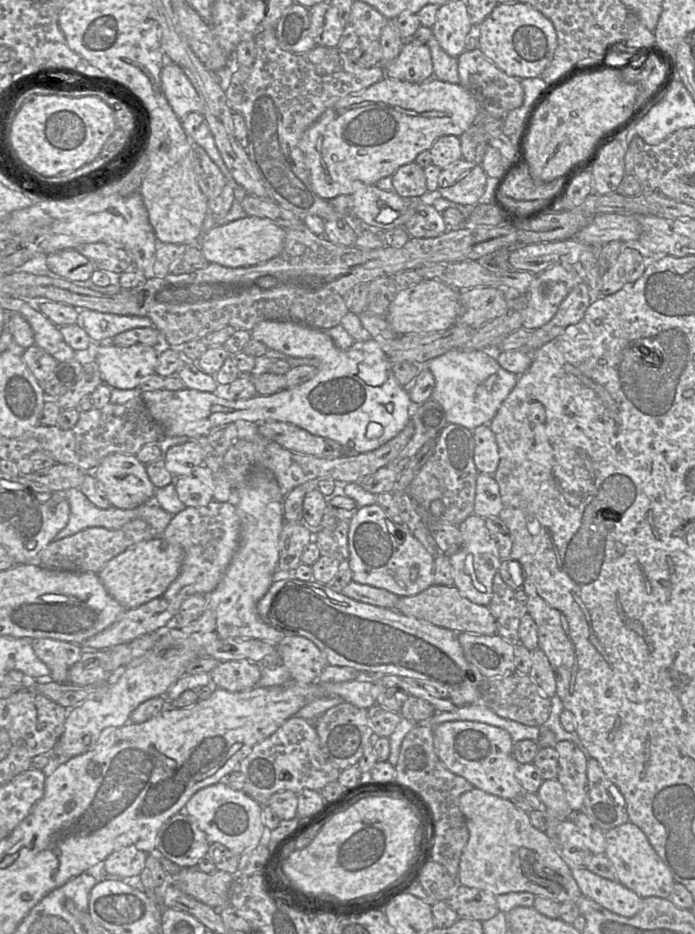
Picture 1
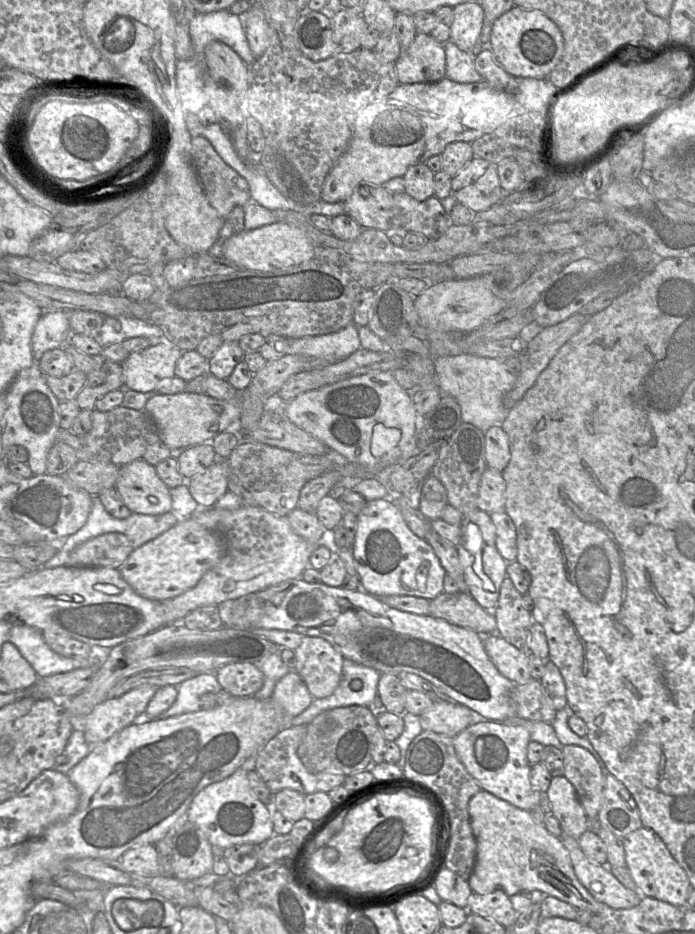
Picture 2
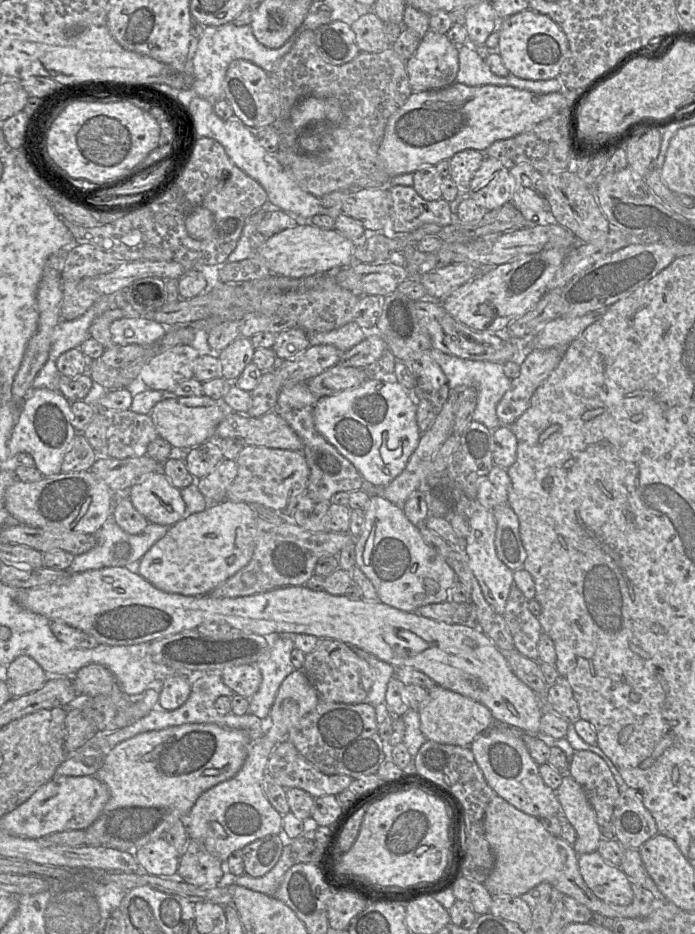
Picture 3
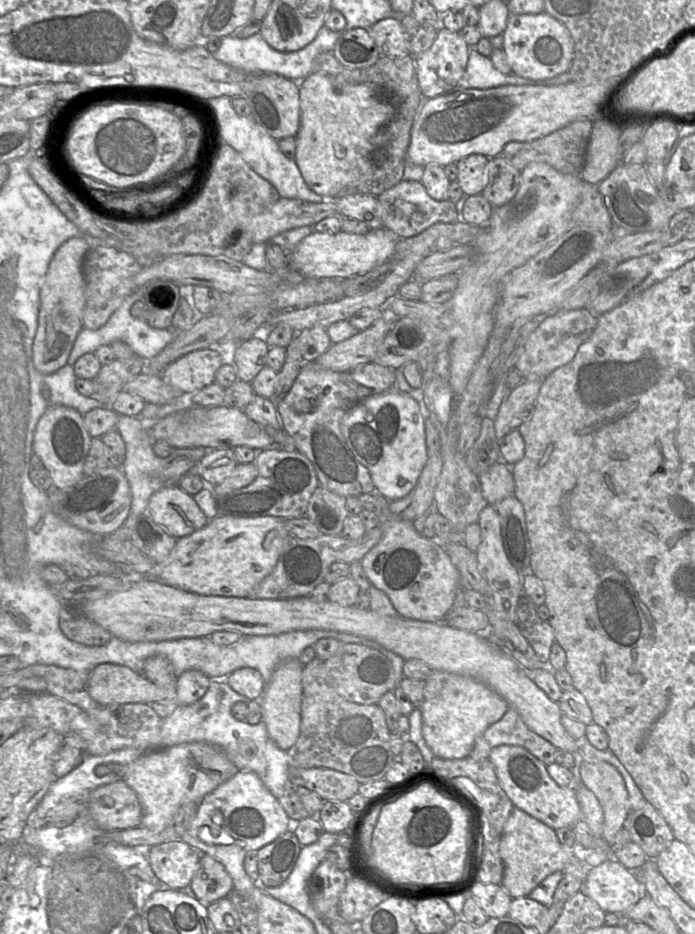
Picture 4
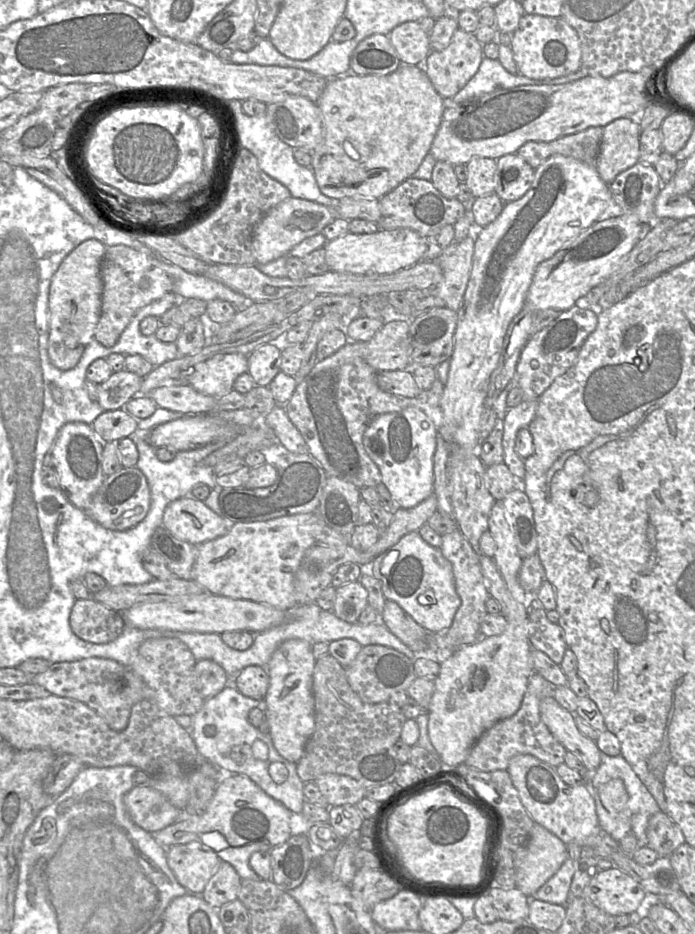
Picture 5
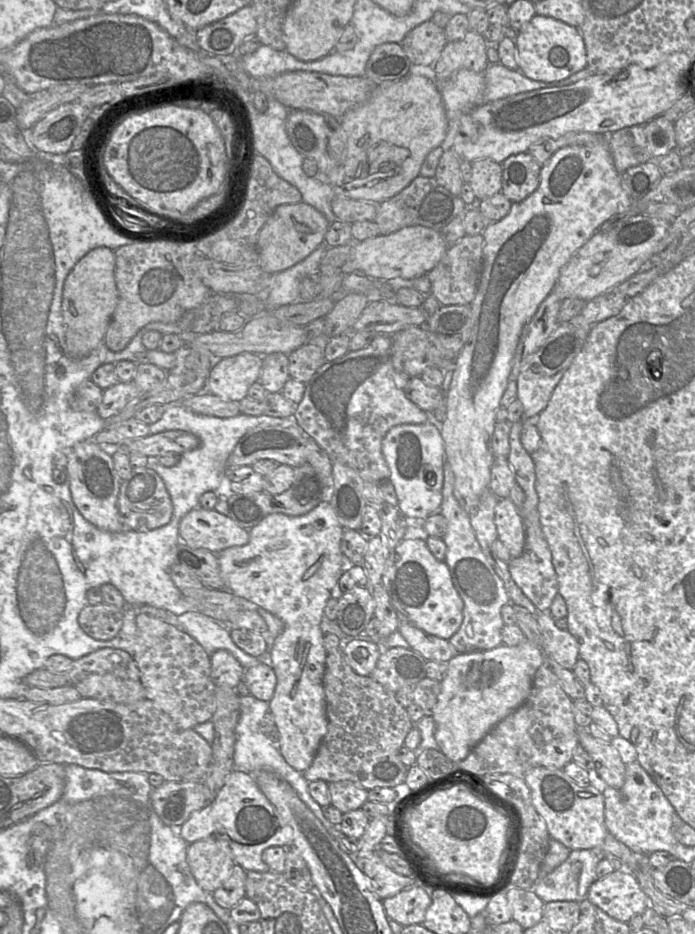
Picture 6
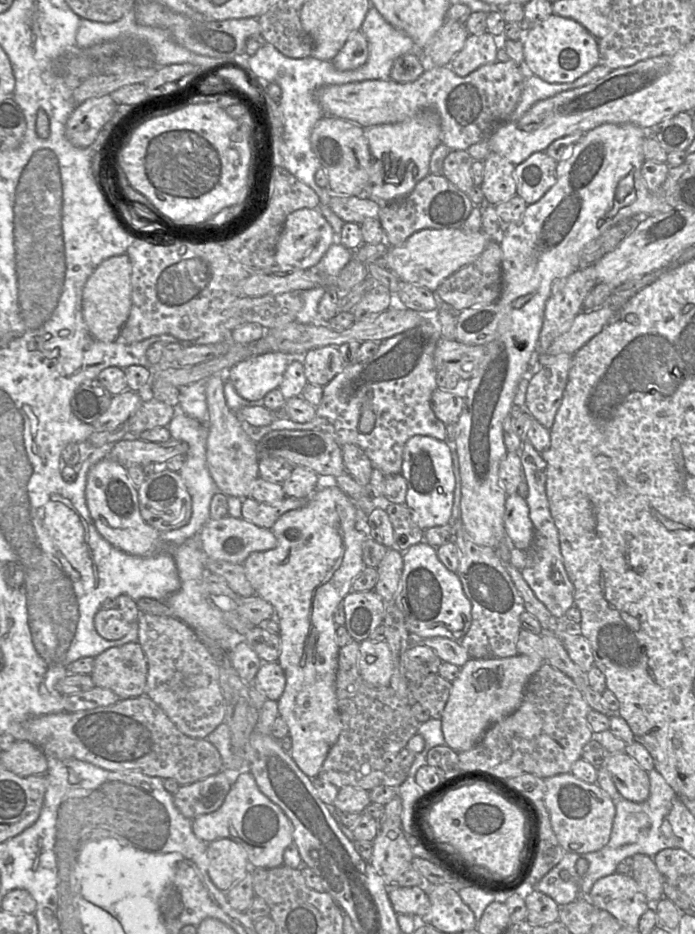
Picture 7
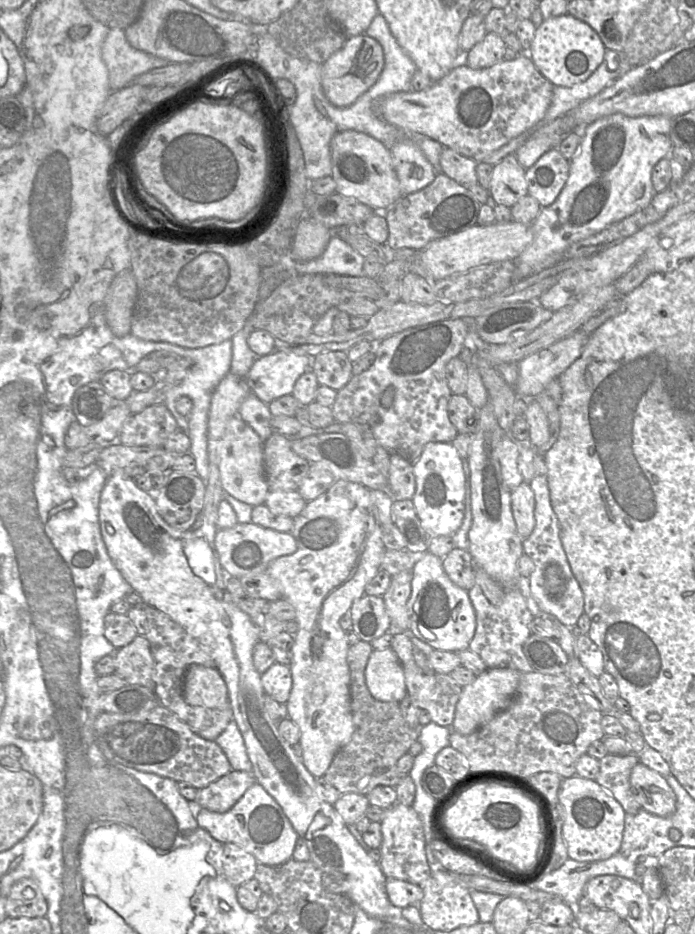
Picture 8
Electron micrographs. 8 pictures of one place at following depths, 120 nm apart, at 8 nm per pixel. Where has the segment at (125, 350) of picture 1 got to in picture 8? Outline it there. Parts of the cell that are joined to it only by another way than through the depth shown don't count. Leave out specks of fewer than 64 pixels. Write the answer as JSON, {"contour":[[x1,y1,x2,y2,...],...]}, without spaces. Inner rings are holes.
{"contour":[[277,348,258,358,245,377,252,394,266,404,292,394,296,380,311,369,311,357]]}

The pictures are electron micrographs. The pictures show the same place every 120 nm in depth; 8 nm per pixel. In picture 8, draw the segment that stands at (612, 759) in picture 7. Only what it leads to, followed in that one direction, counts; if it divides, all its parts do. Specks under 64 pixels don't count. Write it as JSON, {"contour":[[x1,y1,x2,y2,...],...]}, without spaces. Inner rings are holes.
{"contour":[[638,763,632,769,630,784,637,802,645,811,660,817,669,817,676,811,676,795,658,772]]}

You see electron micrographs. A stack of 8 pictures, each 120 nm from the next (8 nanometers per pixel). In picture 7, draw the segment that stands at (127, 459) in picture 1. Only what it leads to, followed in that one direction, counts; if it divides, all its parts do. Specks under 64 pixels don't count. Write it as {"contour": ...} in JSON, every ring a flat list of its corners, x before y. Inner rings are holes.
{"contour":[[229,515,209,519,199,532,202,550,210,560,243,564,254,552,264,552,277,545,270,529,260,528,242,518]]}

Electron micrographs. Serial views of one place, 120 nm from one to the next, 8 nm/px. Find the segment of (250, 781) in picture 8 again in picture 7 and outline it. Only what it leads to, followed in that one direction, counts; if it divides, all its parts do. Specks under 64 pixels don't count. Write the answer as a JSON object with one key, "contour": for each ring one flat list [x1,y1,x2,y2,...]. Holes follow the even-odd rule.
{"contour":[[222,770,192,784,180,785,173,795,176,808,189,819,216,811,231,789,234,775]]}

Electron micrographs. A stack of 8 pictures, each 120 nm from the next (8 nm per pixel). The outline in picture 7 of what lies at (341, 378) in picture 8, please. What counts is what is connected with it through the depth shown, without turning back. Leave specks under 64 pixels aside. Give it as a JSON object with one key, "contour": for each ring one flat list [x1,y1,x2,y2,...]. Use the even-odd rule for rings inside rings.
{"contour":[[318,347,308,350,301,356,308,383,323,387,345,368,337,347]]}

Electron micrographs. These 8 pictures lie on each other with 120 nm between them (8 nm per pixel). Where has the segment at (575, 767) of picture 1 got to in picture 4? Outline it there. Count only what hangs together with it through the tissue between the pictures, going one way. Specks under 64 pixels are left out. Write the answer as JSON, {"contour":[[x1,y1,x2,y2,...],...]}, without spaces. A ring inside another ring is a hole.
{"contour":[[583,761,580,777,582,784,596,796,603,809,602,836,613,845,616,833,624,827,629,814,625,782,614,766,603,761]]}

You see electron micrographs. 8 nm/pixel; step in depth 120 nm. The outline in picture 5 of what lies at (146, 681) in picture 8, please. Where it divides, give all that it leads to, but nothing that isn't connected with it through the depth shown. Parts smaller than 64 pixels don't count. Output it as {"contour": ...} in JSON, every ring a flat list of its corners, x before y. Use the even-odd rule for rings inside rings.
{"contour":[[87,658,72,662,54,663,43,673,31,676,31,684,39,685,50,694,86,704,101,716,114,731,123,730,128,723,133,703,125,693,123,676,127,667,105,658]]}

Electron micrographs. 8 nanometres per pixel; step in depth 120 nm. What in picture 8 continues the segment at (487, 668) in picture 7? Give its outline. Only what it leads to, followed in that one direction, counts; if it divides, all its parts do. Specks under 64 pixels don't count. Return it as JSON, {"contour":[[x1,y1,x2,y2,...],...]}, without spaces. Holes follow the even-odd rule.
{"contour":[[488,668,479,674,473,683,462,687,451,730,462,735,469,735,489,722,512,701,519,685,520,675,520,672,513,669]]}

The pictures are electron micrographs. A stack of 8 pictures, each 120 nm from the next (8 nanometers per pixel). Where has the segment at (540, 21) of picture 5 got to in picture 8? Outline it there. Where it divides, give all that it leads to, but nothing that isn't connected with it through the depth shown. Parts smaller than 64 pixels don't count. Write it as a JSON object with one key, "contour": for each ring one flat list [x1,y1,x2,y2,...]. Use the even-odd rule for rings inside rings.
{"contour":[[570,14,544,20,535,31,528,55,539,72,555,86,572,87,587,80,604,61,606,47,587,23]]}

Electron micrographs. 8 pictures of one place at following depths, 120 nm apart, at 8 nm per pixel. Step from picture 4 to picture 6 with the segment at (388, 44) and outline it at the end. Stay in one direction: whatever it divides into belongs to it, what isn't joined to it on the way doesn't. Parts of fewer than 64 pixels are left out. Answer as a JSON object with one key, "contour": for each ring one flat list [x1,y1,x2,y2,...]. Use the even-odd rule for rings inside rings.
{"contour":[[432,21,414,27,400,43,413,65,434,65,448,41,444,28]]}

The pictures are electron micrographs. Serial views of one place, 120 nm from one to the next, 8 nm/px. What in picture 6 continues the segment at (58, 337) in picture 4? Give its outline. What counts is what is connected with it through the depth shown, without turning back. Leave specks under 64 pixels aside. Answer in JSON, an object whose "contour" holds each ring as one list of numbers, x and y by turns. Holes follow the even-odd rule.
{"contour":[[100,246,90,250,68,274,62,294,62,314,66,326,65,353,81,358,104,342,104,336,118,303,114,250]]}

